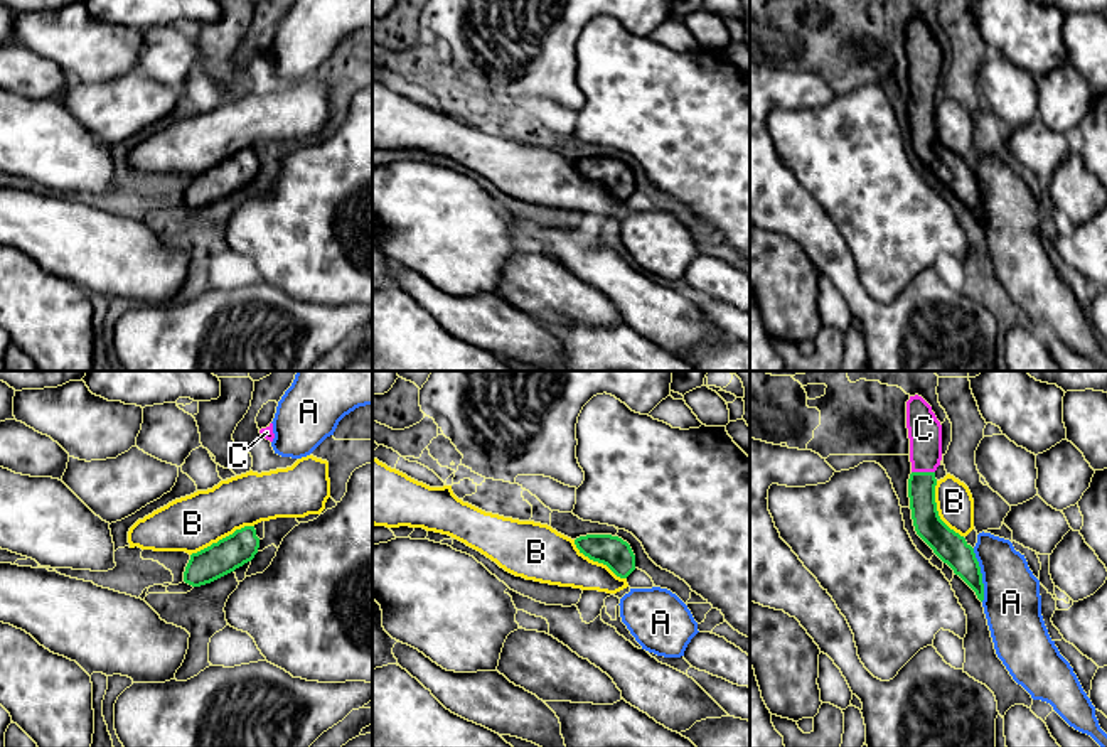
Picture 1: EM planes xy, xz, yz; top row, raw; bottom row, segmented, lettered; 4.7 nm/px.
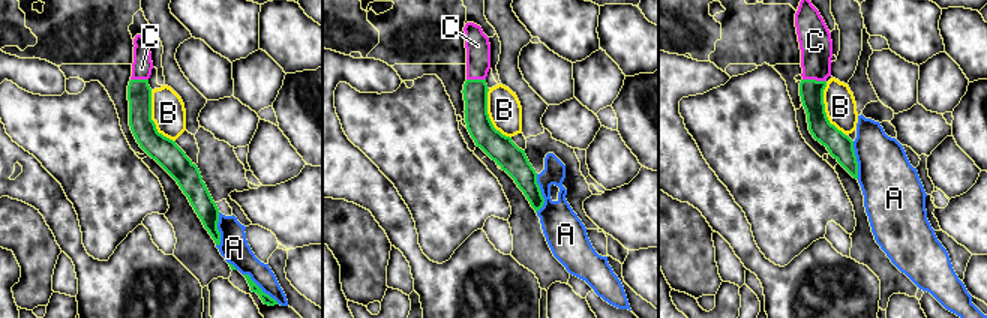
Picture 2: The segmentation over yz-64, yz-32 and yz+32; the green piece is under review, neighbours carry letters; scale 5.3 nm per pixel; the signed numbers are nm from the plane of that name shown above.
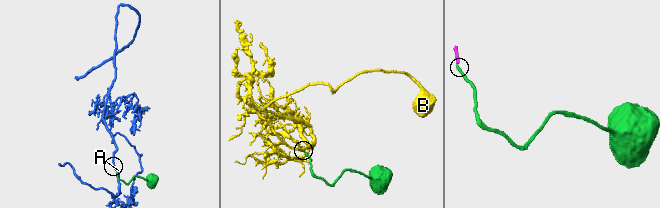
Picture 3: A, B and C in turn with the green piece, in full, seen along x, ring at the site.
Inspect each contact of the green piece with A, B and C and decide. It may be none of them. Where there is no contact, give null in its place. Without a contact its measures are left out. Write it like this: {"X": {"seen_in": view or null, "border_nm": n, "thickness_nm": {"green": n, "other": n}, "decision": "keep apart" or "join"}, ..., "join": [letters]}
{"A": {"seen_in": "yz", "border_nm": 260, "thickness_nm": {"green": 150, "other": 280}, "decision": "keep apart"}, "B": {"seen_in": "xy", "border_nm": 340, "thickness_nm": {"green": 160, "other": 260}, "decision": "keep apart"}, "C": {"seen_in": "yz", "border_nm": 110, "thickness_nm": {"green": 130, "other": 160}, "decision": "join"}, "join": ["C"]}

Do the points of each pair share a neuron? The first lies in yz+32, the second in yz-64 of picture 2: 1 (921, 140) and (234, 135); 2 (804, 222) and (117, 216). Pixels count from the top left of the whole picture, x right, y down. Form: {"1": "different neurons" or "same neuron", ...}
{"1": "same neuron", "2": "same neuron"}

